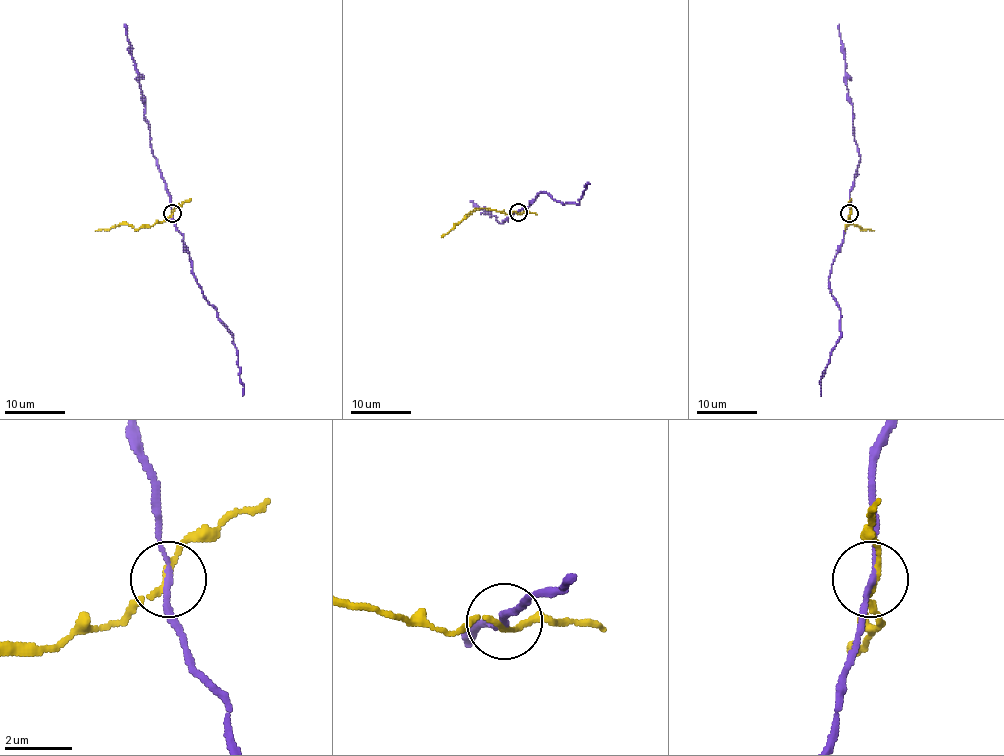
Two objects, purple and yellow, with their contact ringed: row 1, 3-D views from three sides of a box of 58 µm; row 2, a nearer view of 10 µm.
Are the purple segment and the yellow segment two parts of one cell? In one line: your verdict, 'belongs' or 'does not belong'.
does not belong

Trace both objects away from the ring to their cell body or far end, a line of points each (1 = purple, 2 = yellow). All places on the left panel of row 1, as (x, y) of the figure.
1: (173, 214), (195, 280), (232, 335), (242, 396)
2: (173, 214), (148, 227), (118, 224), (95, 230)

